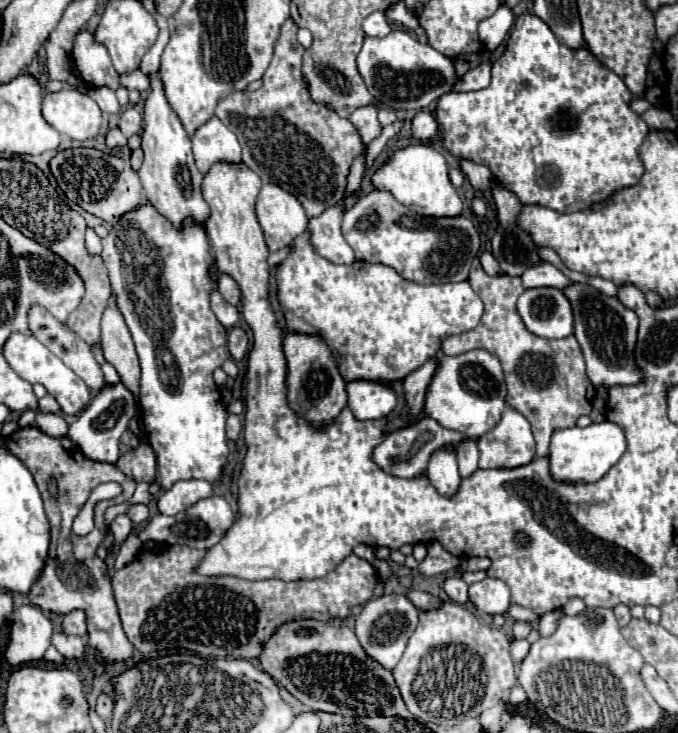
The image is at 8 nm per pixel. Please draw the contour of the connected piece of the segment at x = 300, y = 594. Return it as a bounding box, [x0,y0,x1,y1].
[112,545,378,659]

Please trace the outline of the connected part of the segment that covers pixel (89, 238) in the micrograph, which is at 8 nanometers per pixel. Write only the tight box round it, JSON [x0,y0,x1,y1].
[86,229,102,255]

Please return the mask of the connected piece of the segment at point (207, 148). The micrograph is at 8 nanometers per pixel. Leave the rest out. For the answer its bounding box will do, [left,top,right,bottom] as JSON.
[192,117,240,173]

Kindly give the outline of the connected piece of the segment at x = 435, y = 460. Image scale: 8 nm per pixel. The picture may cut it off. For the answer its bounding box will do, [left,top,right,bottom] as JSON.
[426,447,460,497]

